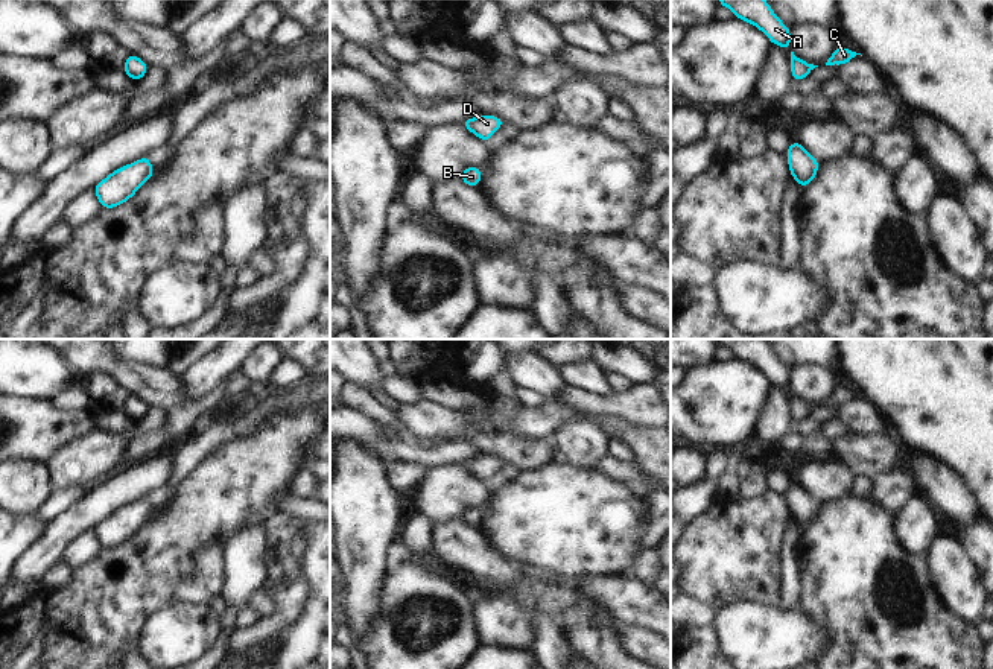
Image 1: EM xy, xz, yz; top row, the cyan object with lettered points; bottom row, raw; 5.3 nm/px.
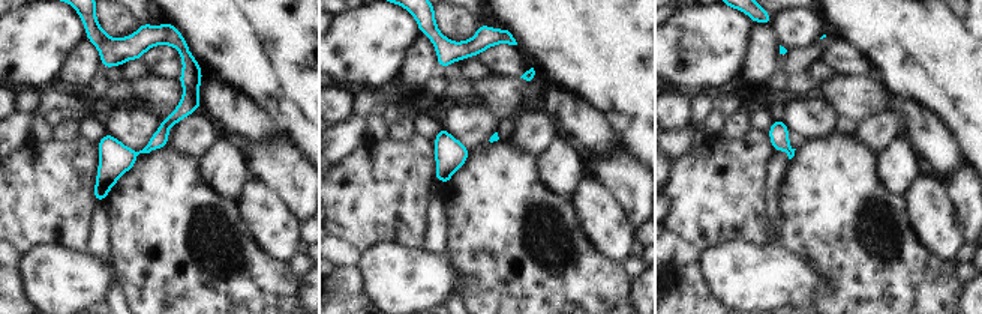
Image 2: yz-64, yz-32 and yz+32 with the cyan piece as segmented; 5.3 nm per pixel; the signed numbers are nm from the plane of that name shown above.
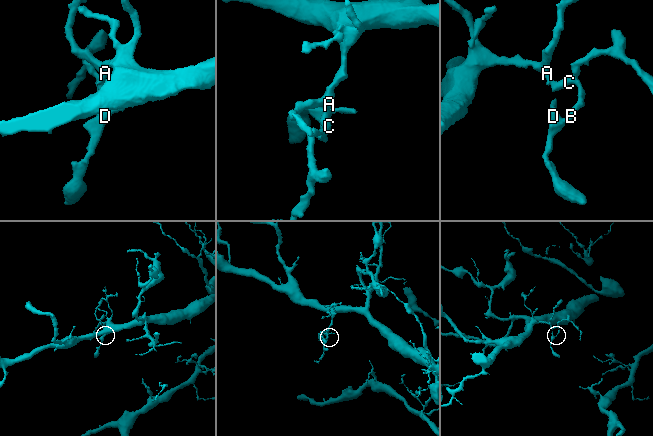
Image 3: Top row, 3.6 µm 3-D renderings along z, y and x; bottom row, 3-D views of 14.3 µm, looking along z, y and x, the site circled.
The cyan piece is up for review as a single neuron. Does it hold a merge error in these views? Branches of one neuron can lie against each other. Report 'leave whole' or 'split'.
leave whole

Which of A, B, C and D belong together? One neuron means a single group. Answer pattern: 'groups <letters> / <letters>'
groups A B C D

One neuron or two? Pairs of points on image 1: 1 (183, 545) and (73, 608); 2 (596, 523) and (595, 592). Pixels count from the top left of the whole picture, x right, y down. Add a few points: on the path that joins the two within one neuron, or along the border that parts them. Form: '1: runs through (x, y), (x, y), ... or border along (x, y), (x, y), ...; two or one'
1: runs through (155, 560), (101, 607); one
2: border along (628, 573), (575, 573), (572, 577); two

